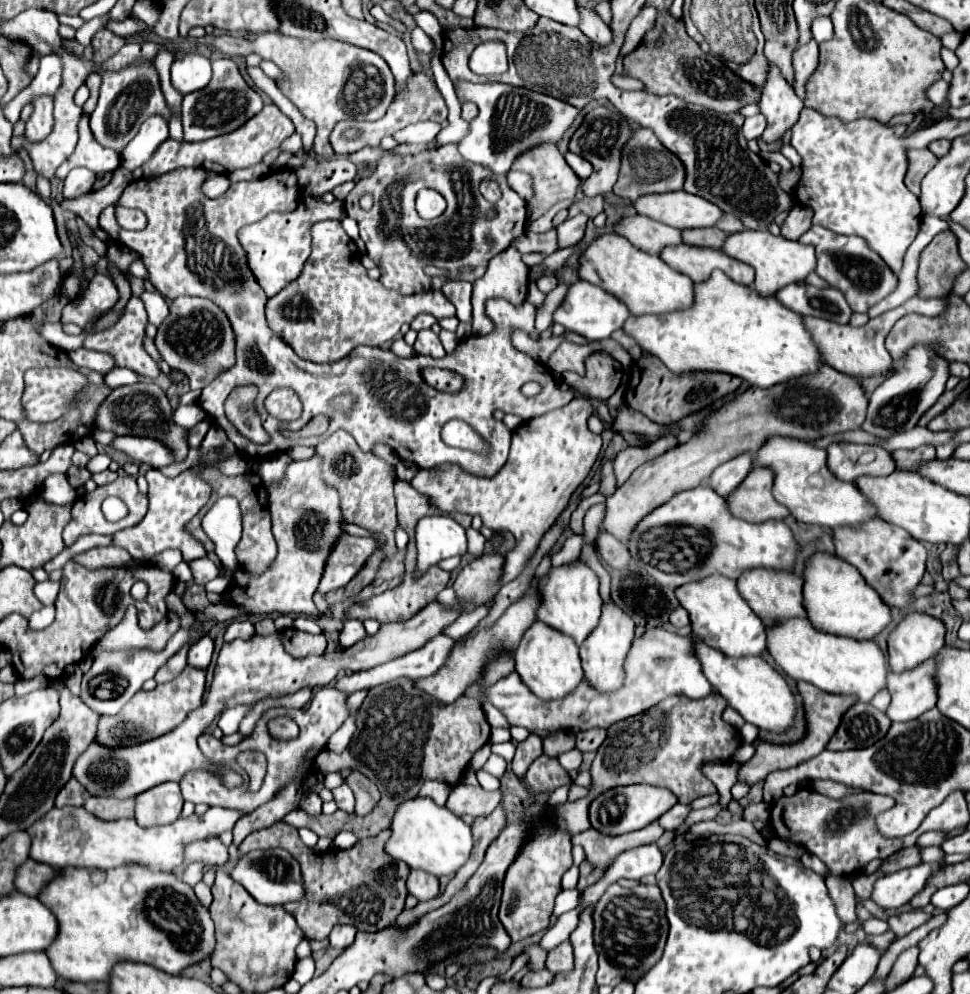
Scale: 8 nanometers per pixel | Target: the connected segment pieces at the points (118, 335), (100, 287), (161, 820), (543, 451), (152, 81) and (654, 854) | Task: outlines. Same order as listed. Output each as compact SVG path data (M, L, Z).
M132 296L126 310L124 310L124 316L120 318L120 322L116 322L116 326L104 330L104 332L98 332L98 334L90 334L84 342L86 348L90 350L100 350L100 352L108 352L116 358L116 366L124 366L124 368L130 368L130 370L136 370L140 376L144 378L156 378L160 374L156 362L148 356L148 352L144 350L142 346L142 336L144 336L144 326L146 326L146 309L140 297Z
M96 274L90 280L84 298L71 300L63 309L61 323L75 323L84 328L94 318L106 314L118 302L118 290L110 276Z
M178 782L158 784L136 796L136 822L140 826L160 826L174 822L182 812Z
M574 398L570 404L566 404L566 408L558 408L554 412L544 414L544 416L522 422L512 432L512 448L510 448L510 456L508 456L506 466L496 476L486 478L484 482L478 476L470 476L470 474L462 472L458 466L446 466L438 472L420 470L414 476L412 486L418 492L430 496L432 502L440 510L462 512L462 514L472 514L472 516L478 514L486 528L490 528L494 532L510 532L516 538L516 546L510 552L506 552L506 564L502 566L502 576L500 576L498 584L506 584L506 582L518 578L518 574L524 570L524 566L530 562L532 554L536 552L538 542L544 536L544 532L562 514L572 492L582 484L582 480L588 476L592 464L596 462L598 452L602 448L602 438L598 434L592 434L586 426L586 420L592 412L594 412L594 408L592 408L588 398Z
M128 64L122 70L102 70L102 86L96 110L90 114L90 128L94 138L116 152L122 152L128 142L138 134L142 122L150 116L160 114L170 120L174 116L172 108L166 104L166 98L160 88L160 76L154 64Z
M644 844L638 848L632 848L628 852L622 852L614 864L610 866L608 874L598 880L594 886L588 886L584 890L584 904L582 910L586 906L590 906L594 900L598 900L604 890L614 884L618 878L632 878L632 880L640 880L642 876L648 874L656 874L662 866L662 852L658 848L658 844Z

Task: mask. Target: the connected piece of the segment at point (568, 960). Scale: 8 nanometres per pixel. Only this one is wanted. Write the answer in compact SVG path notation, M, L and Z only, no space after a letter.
M562 942L554 950L550 950L548 952L548 960L546 960L546 968L550 972L554 972L554 974L558 974L558 972L570 972L570 968L574 968L572 946L568 942Z

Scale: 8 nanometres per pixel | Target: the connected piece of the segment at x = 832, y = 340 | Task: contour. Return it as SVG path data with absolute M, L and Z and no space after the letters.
M916 296L916 298L910 298L906 304L894 308L890 312L884 312L878 318L870 318L864 326L838 324L838 322L830 322L830 320L822 320L822 318L812 318L812 316L804 318L804 324L812 332L814 340L818 340L818 346L824 352L826 364L830 364L832 368L836 368L842 374L848 374L848 376L854 376L858 380L864 380L864 378L872 378L872 376L886 376L892 370L894 360L888 354L888 350L884 348L884 338L890 332L890 328L894 326L894 322L898 318L902 318L904 314L910 314L910 312L938 316L940 314L940 306L936 306L936 298L922 300L922 298Z

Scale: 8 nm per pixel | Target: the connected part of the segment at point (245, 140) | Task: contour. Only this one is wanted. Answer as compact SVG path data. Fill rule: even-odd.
M266 104L254 118L250 118L242 128L238 128L238 130L234 130L230 134L224 134L224 136L218 136L218 138L210 138L206 142L194 142L194 144L176 142L176 140L168 138L156 150L152 160L148 160L142 166L142 172L144 172L144 178L156 178L156 176L162 176L162 174L166 174L170 170L192 166L192 168L204 168L204 170L214 170L218 174L226 174L230 170L246 168L246 166L262 162L262 158L270 150L276 150L282 144L282 140L288 138L292 132L294 132L292 120L286 114L282 114L278 110L278 106Z

